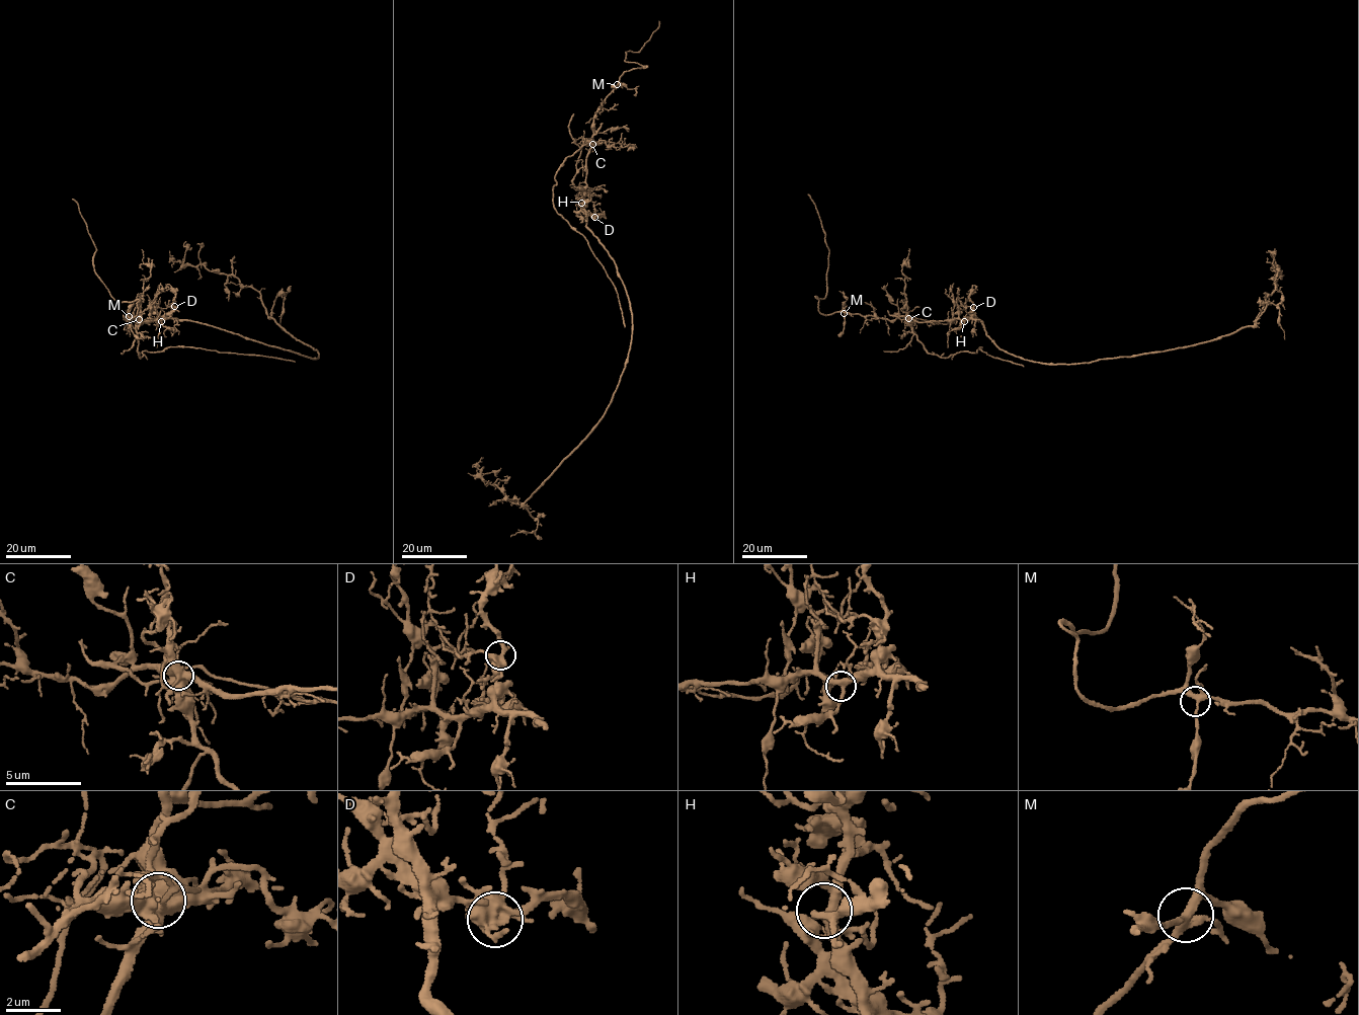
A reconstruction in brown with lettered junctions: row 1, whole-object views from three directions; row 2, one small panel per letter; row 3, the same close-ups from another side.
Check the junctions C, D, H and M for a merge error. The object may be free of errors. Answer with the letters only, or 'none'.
C

